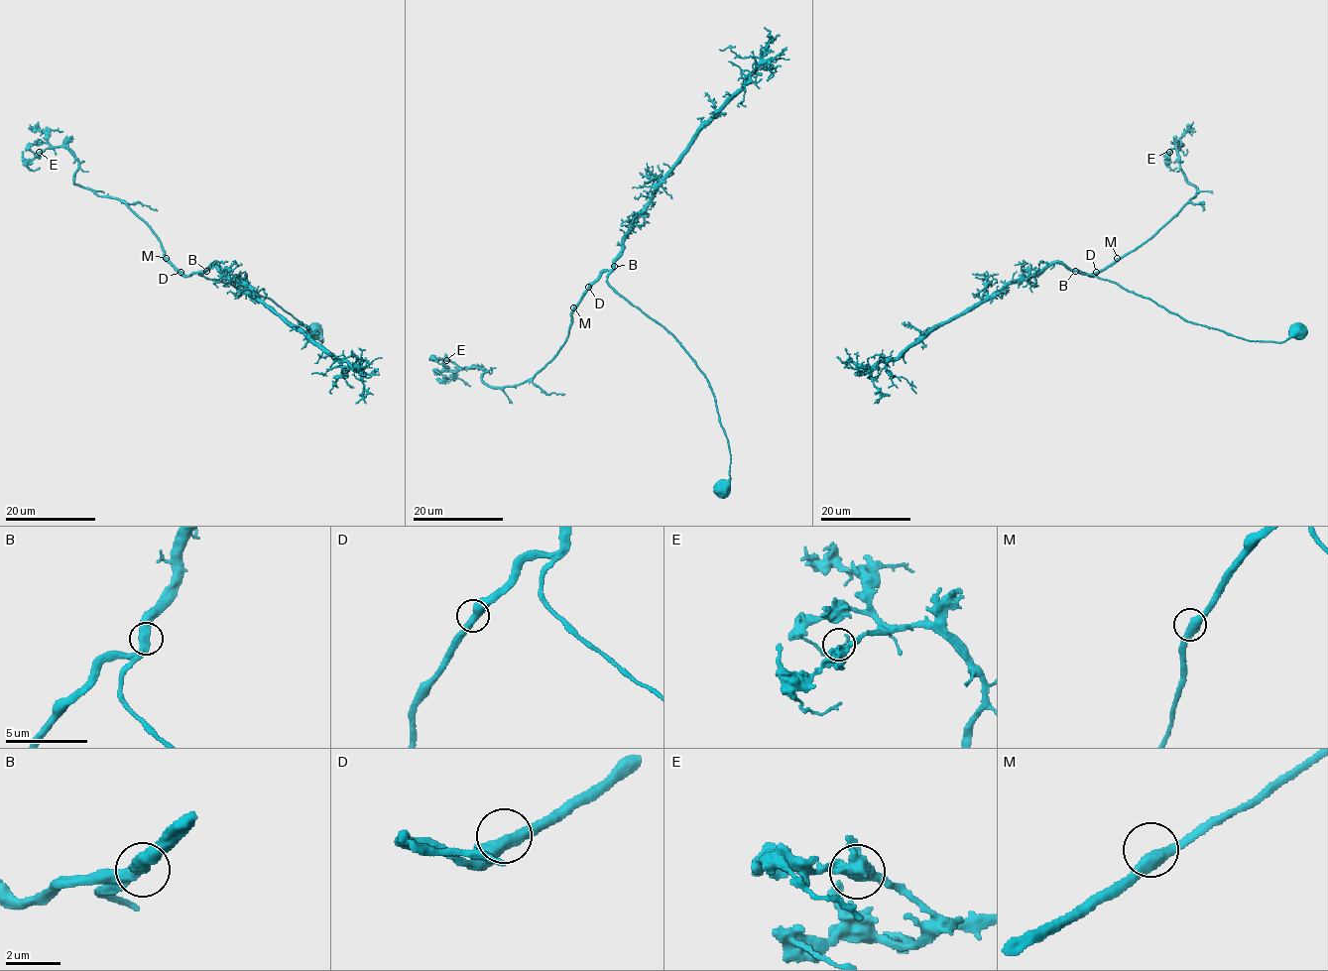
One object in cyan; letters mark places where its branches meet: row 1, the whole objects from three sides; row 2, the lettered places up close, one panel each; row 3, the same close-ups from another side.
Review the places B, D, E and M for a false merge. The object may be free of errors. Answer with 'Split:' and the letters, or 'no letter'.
Split: no letter

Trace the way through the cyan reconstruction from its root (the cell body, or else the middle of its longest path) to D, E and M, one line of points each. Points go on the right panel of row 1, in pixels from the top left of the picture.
D: (1297, 330), (1283, 342), (1247, 340), (1183, 320), (1114, 282), (1080, 273), (1092, 276), (1096, 272)
E: (1297, 330), (1283, 342), (1247, 340), (1080, 273), (1093, 276), (1141, 247), (1196, 194), (1177, 147), (1169, 152)
M: (1297, 330), (1283, 342), (1247, 340), (1183, 320), (1114, 282), (1080, 273), (1093, 276), (1117, 258)

